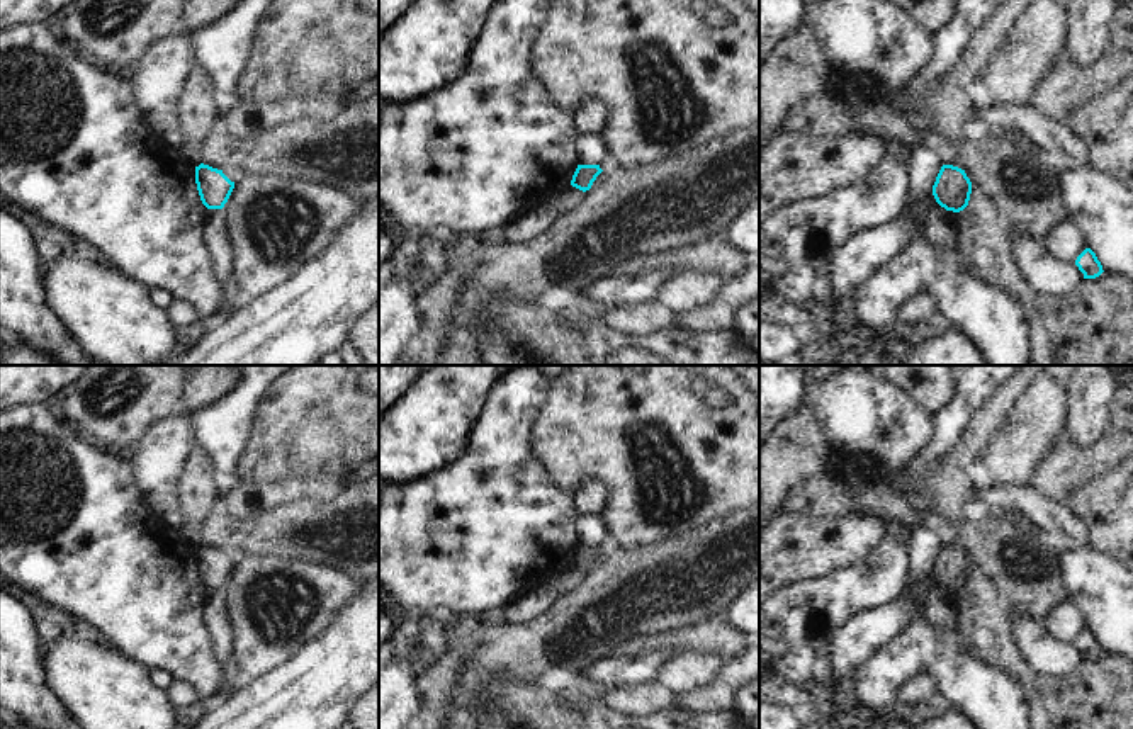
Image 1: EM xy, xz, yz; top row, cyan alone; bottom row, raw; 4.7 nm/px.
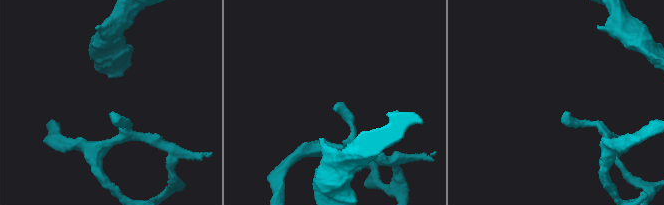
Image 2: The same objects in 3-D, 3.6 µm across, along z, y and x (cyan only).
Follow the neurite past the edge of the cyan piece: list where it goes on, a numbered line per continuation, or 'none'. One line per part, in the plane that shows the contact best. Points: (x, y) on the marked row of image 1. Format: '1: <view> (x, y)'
none

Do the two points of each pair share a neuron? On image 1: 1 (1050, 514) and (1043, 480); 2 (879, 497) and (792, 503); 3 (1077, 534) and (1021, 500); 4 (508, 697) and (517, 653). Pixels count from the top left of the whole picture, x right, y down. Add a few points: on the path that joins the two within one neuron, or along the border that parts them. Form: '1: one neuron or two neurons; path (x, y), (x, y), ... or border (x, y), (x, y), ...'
1: two neurons; border (1030, 485), (1040, 493), (1067, 505)
2: one neuron; path (856, 498), (814, 498)
3: one neuron; path (1064, 527), (1035, 507)
4: two neurons; border (537, 677), (503, 670), (488, 682), (483, 704)

